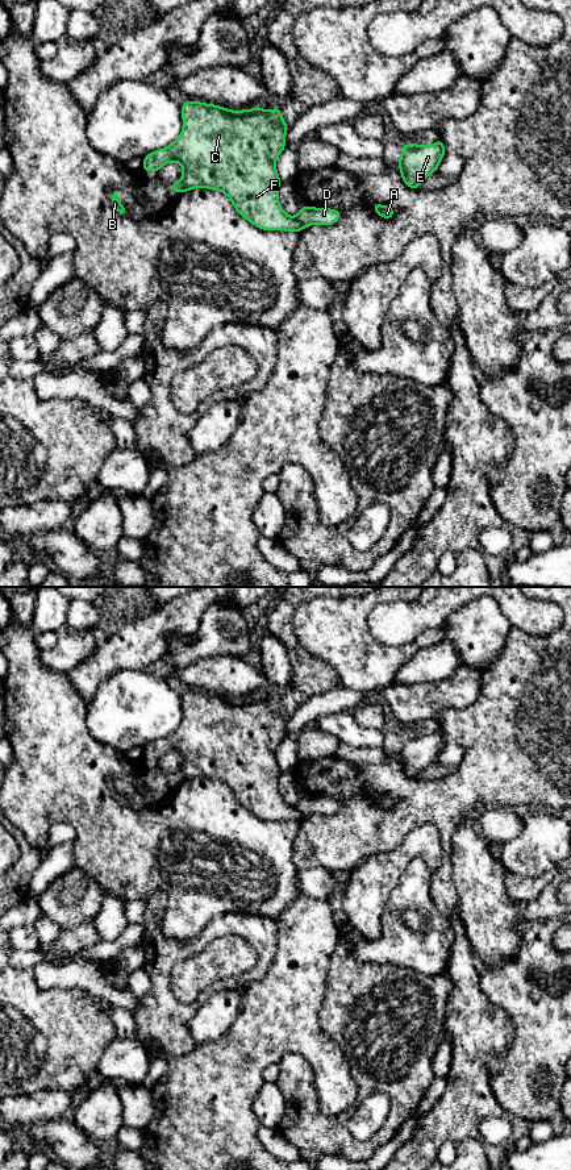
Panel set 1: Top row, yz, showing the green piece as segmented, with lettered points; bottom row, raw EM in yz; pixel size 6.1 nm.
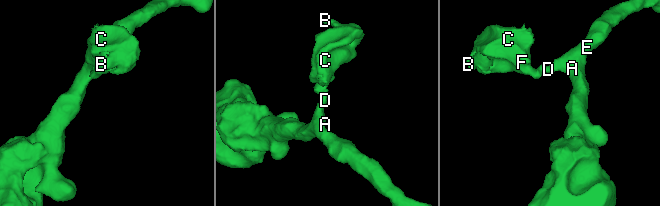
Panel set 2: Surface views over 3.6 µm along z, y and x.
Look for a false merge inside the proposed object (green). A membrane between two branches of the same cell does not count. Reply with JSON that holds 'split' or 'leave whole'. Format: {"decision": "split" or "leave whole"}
{"decision": "split"}

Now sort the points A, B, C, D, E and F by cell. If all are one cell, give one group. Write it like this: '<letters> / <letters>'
A D E / B C F

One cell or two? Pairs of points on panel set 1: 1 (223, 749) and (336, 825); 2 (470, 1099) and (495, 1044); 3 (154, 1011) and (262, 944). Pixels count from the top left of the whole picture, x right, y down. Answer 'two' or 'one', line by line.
1: two
2: one
3: one

